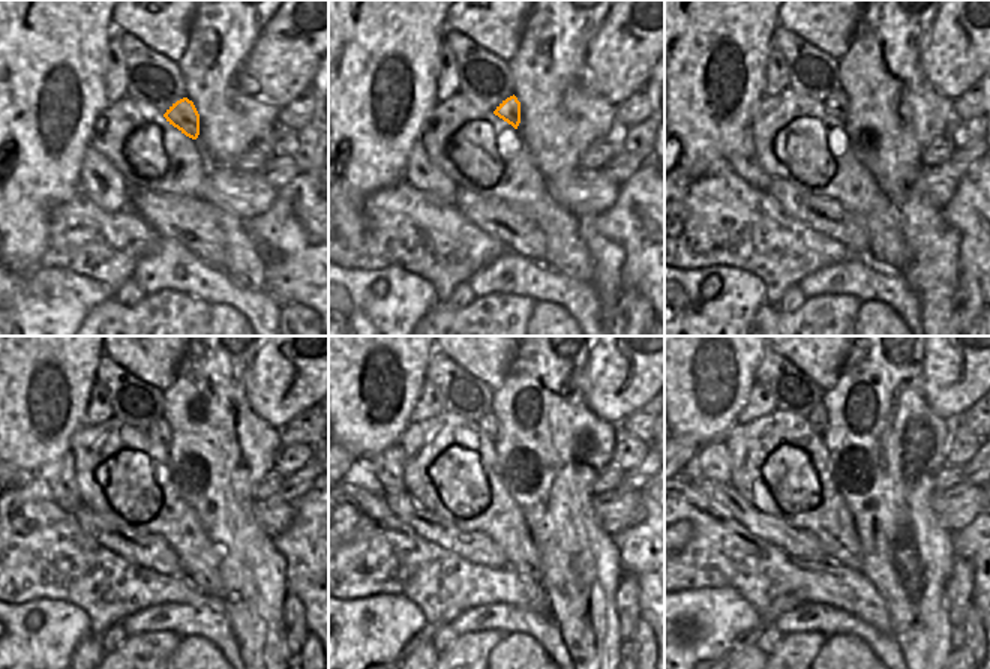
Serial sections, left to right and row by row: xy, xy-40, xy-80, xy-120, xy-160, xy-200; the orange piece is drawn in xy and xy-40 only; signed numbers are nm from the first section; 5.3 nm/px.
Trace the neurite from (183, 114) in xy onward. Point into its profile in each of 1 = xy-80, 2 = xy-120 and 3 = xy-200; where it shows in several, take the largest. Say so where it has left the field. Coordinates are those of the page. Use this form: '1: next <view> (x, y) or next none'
1: next xy-80 (834, 104)
2: next xy-120 (159, 432)
3: next xy-200 (818, 419)

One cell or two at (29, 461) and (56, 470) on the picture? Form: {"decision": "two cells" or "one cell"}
{"decision": "two cells"}

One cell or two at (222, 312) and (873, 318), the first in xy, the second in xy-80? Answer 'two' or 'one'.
one

